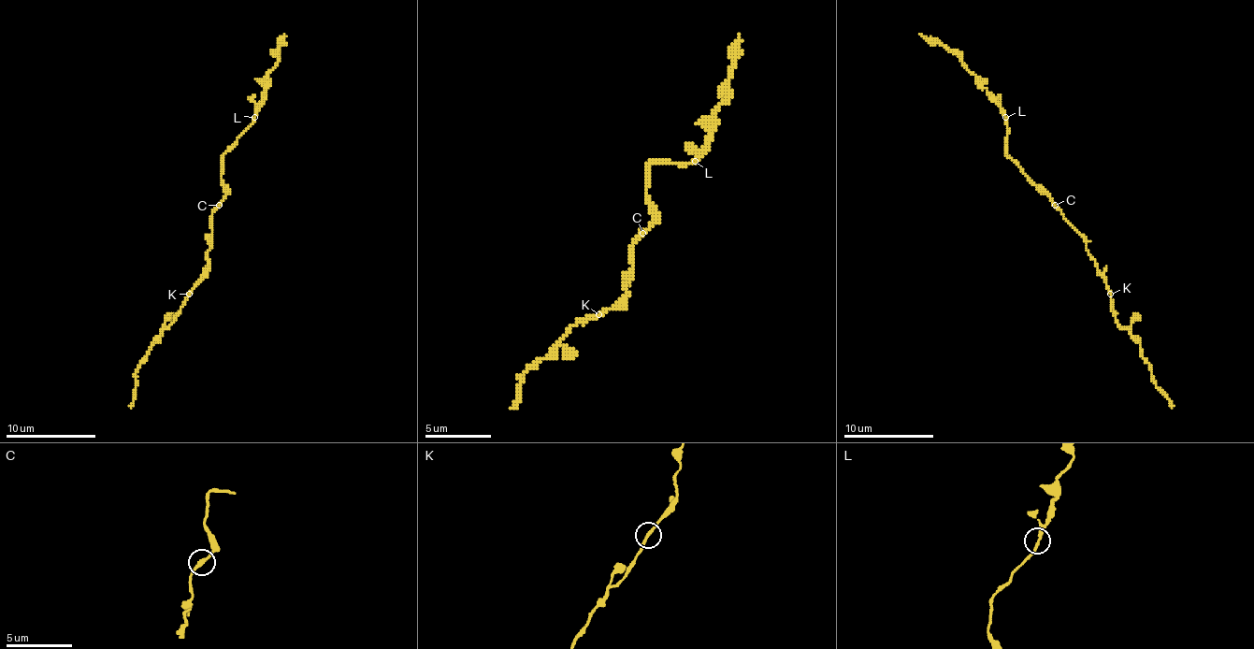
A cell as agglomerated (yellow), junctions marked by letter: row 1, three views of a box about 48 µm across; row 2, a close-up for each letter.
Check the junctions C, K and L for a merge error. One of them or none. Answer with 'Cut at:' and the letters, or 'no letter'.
Cut at: no letter

